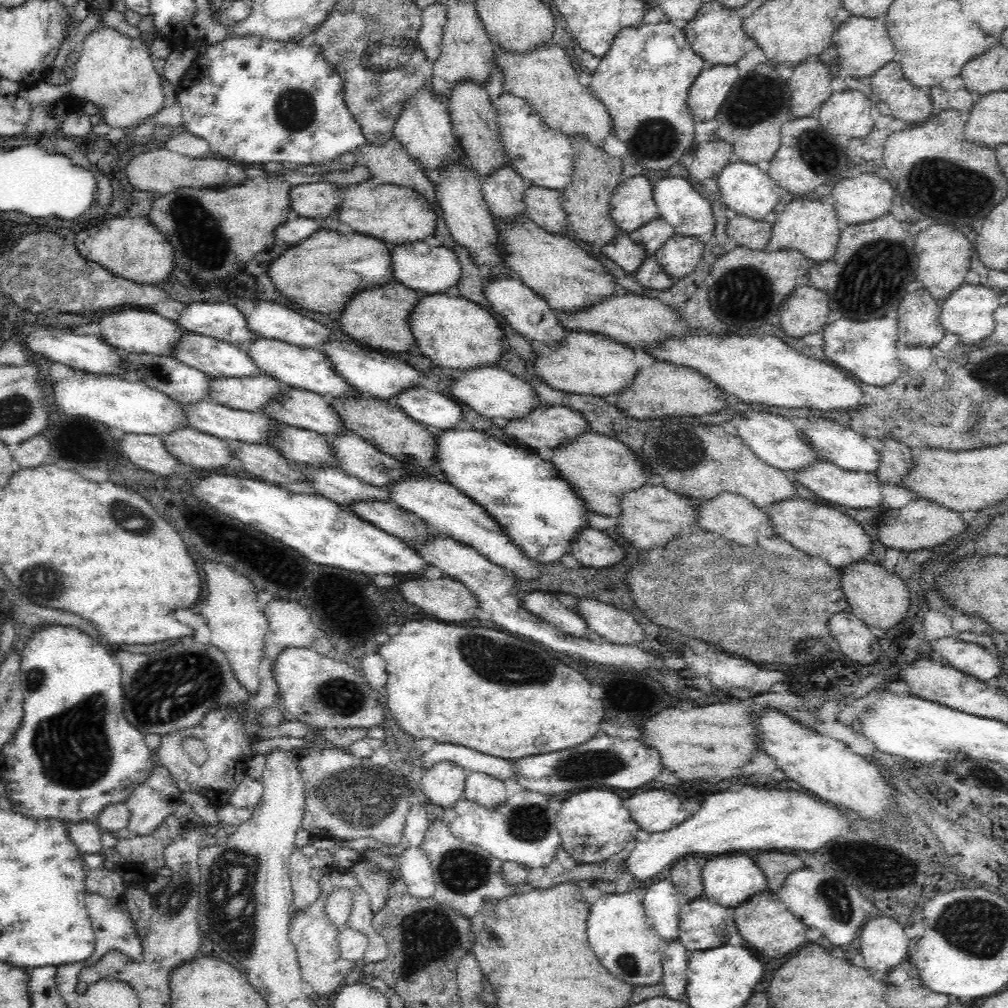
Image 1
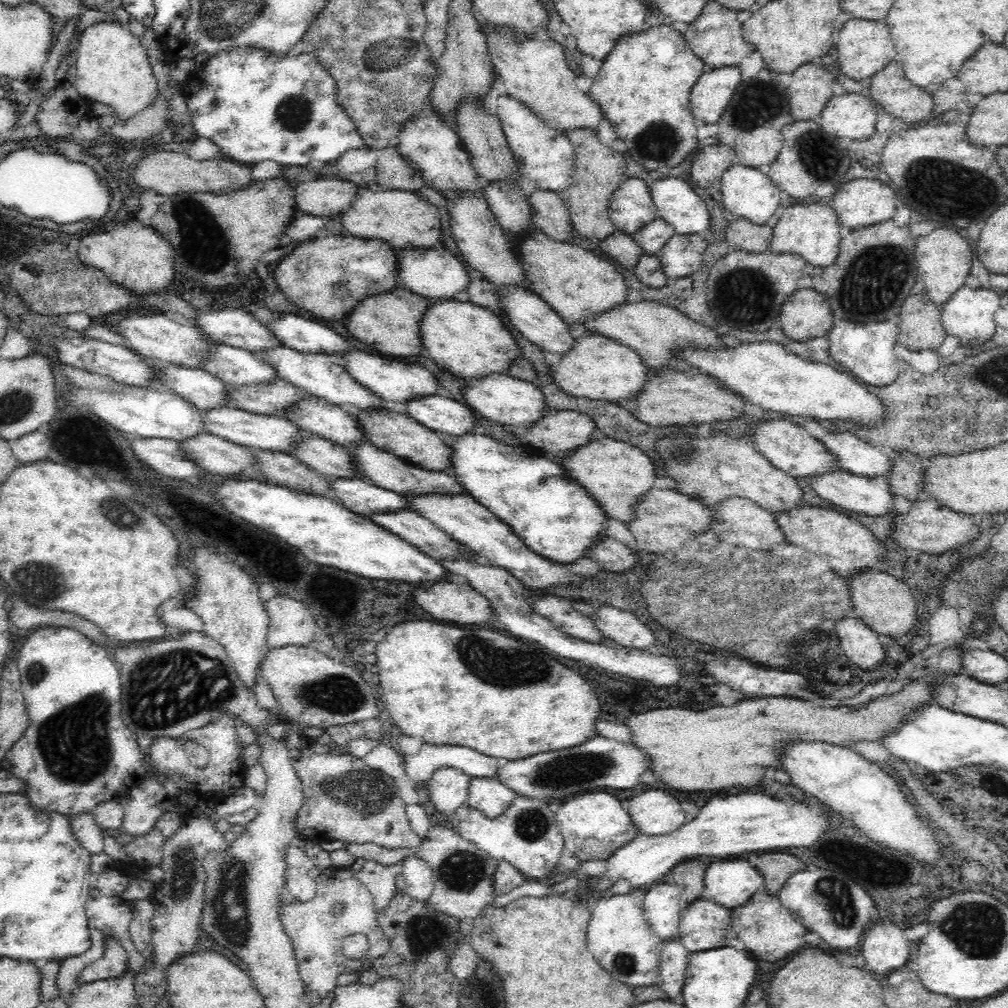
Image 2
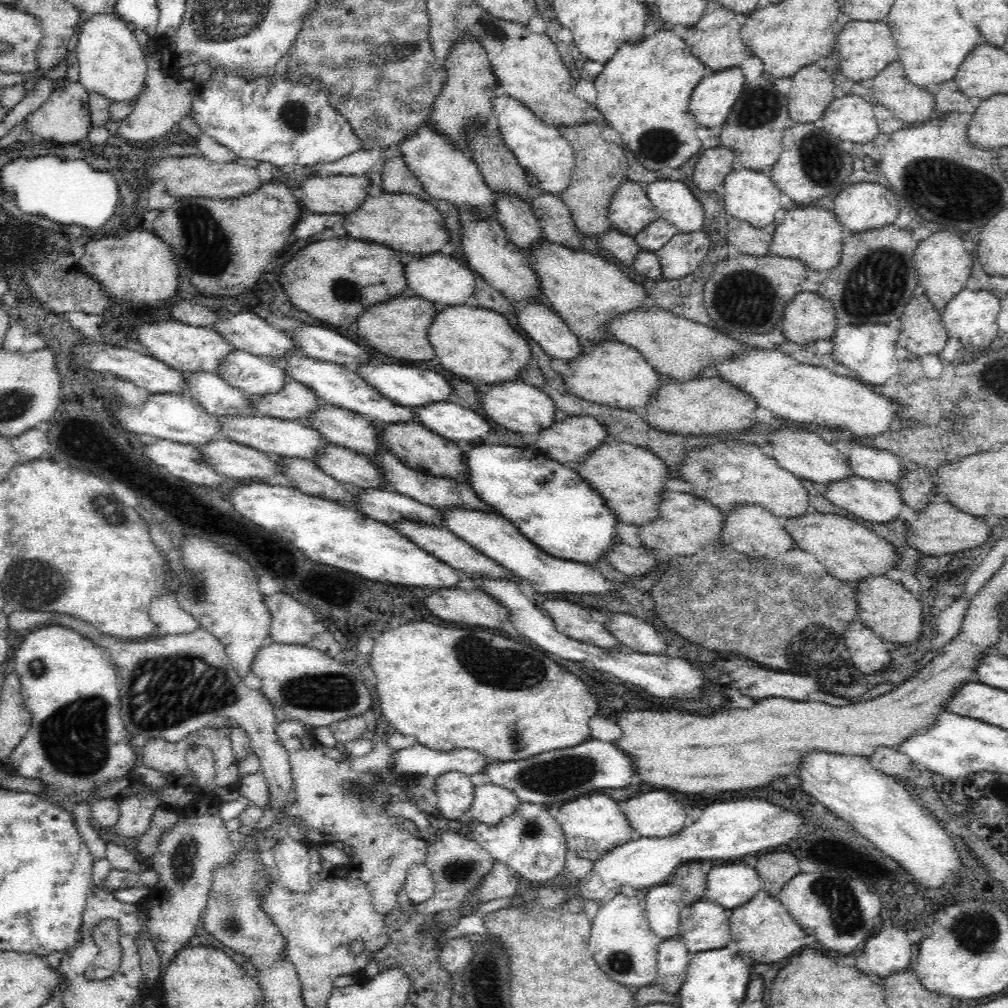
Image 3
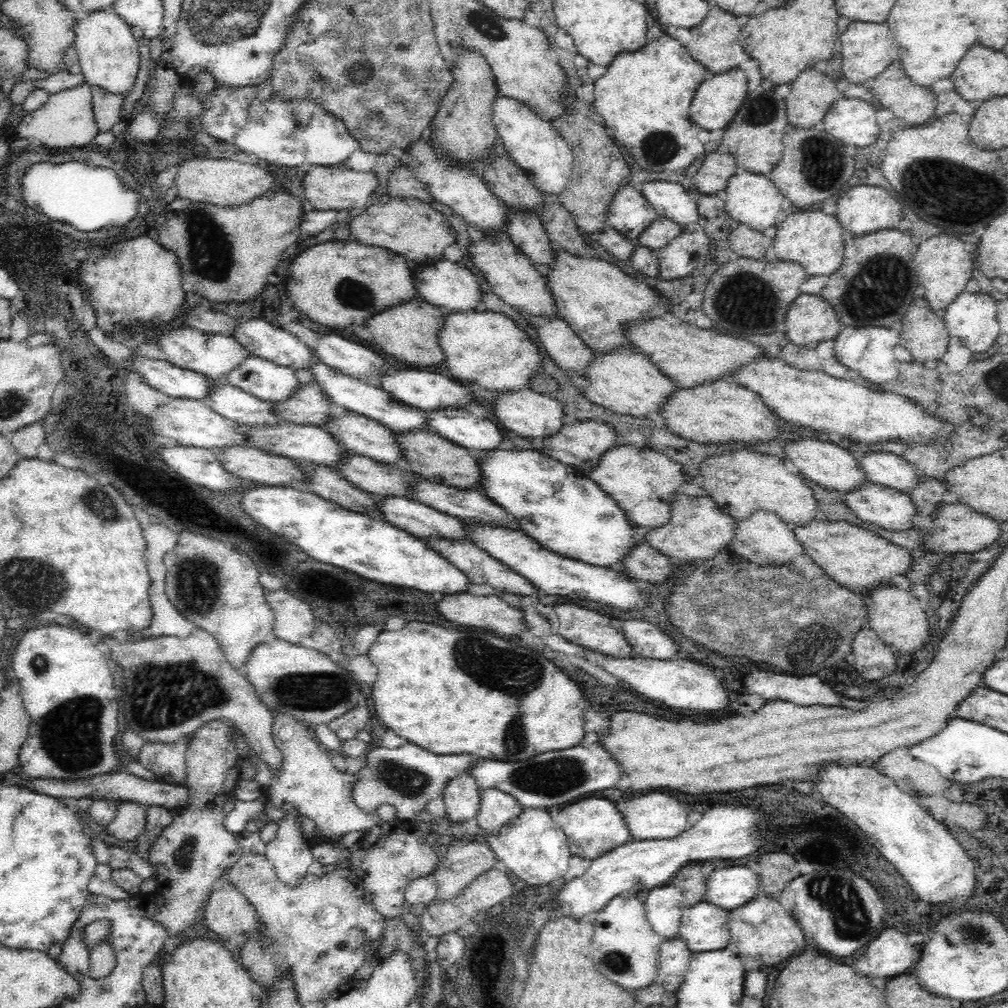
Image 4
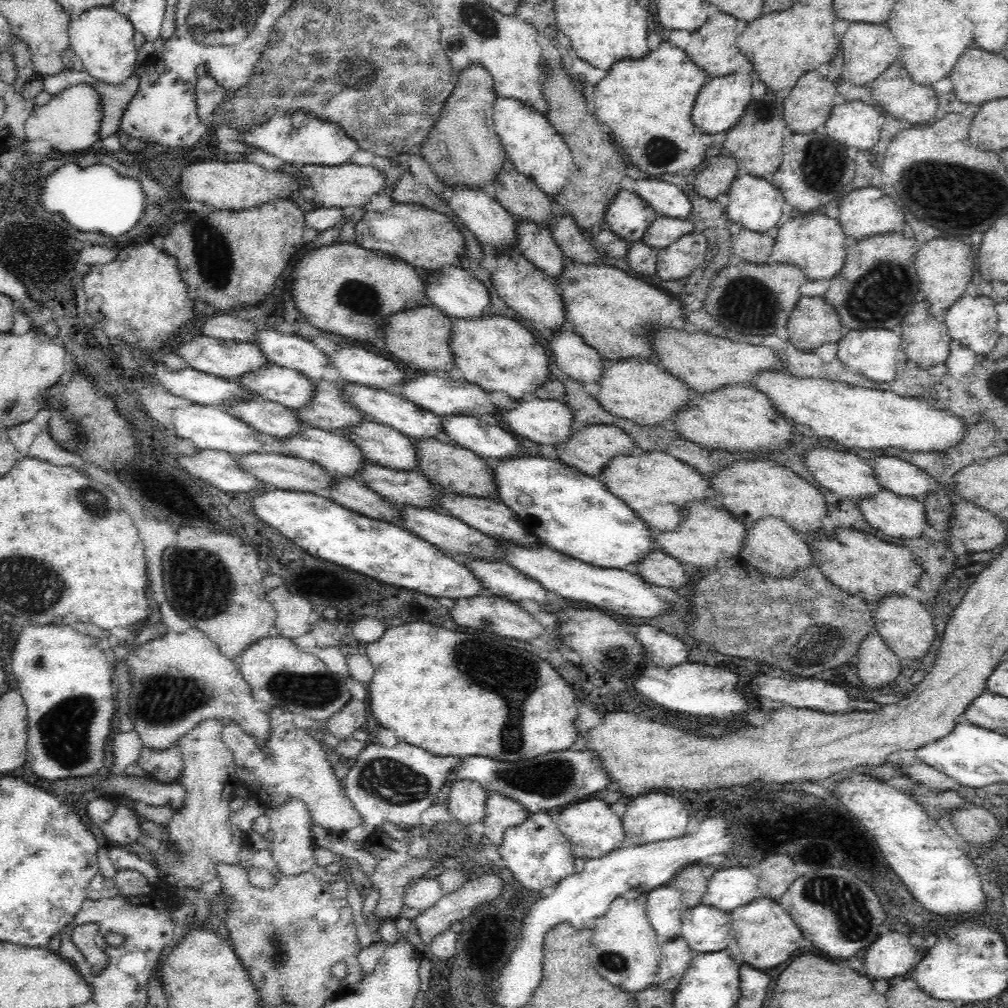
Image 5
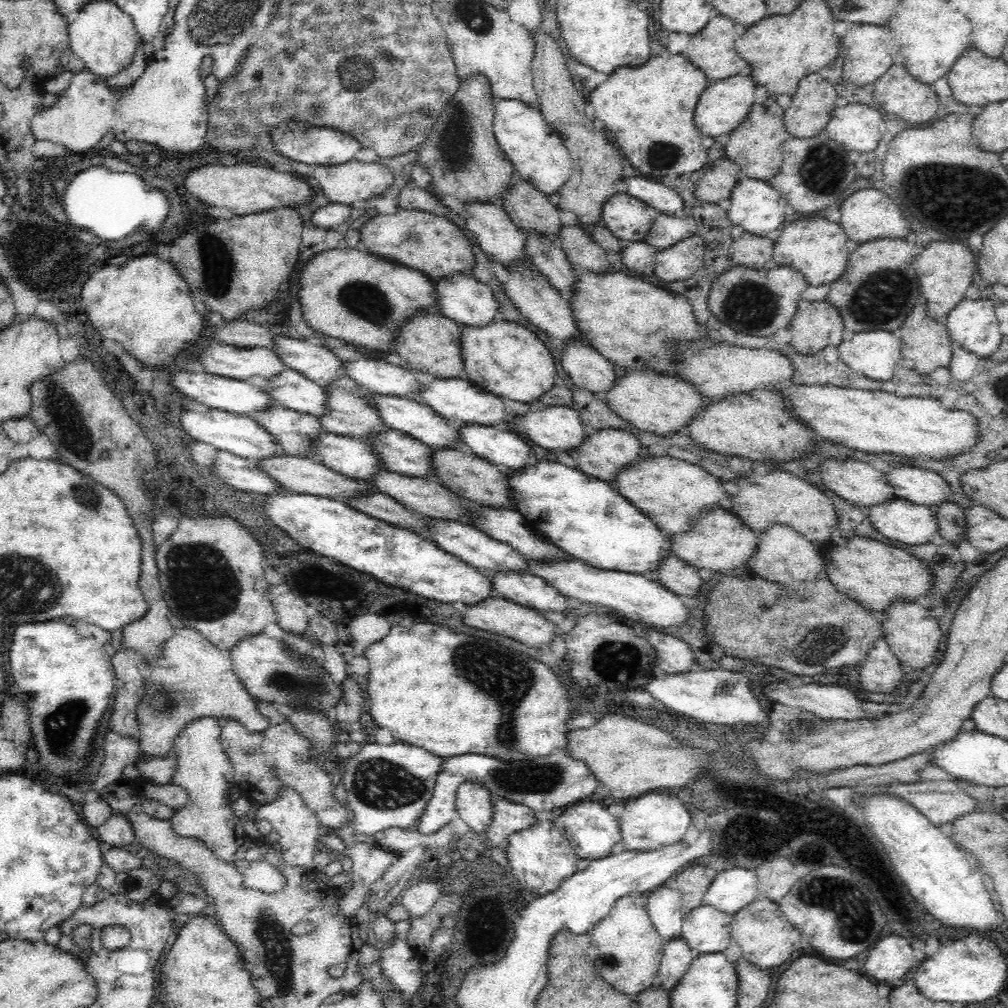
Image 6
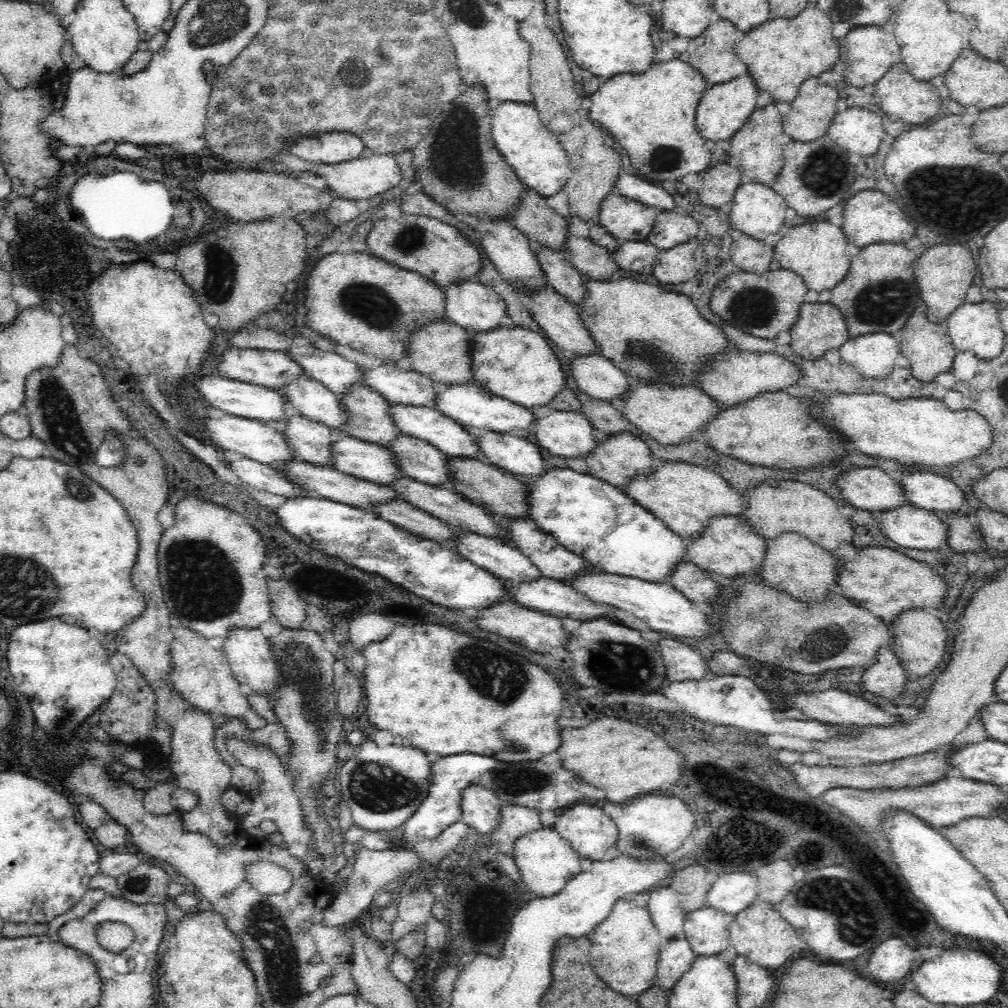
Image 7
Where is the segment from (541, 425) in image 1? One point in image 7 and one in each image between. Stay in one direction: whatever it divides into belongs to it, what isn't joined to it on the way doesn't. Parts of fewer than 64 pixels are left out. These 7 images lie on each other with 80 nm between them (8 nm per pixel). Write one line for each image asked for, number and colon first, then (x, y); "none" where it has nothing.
2: (560, 433)
3: (570, 441)
4: (581, 445)
5: (590, 450)
6: (603, 455)
7: (622, 457)

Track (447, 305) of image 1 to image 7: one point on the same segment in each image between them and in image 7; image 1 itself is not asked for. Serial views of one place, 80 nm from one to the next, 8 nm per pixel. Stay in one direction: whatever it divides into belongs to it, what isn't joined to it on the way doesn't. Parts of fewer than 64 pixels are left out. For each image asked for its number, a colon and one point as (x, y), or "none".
2: (470, 341)
3: (480, 346)
4: (489, 351)
5: (498, 354)
6: (508, 360)
7: (517, 364)

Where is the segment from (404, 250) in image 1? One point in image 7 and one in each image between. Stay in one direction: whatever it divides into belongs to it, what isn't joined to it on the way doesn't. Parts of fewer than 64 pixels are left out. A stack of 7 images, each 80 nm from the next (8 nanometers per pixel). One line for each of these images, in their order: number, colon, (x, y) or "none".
2: (434, 273)
3: (442, 279)
4: (444, 284)
5: (457, 293)
6: (470, 303)
7: (475, 307)

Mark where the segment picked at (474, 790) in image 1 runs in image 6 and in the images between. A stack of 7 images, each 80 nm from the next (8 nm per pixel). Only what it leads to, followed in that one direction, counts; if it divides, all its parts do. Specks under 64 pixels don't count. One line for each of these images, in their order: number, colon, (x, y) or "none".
2: (491, 798)
3: (491, 804)
4: (496, 808)
5: (502, 813)
6: (508, 818)

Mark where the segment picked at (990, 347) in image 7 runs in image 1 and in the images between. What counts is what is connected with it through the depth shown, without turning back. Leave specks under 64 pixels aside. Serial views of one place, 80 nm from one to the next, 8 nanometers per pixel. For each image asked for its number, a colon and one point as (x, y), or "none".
1: (968, 311)
2: (969, 314)
3: (971, 316)
4: (972, 317)
5: (972, 321)
6: (973, 325)

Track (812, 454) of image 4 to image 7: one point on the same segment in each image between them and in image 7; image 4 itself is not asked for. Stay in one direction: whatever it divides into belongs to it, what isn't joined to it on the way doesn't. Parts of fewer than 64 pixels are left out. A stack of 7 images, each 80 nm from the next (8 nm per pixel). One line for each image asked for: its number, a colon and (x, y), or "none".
5: (848, 476)
6: (861, 484)
7: (871, 489)

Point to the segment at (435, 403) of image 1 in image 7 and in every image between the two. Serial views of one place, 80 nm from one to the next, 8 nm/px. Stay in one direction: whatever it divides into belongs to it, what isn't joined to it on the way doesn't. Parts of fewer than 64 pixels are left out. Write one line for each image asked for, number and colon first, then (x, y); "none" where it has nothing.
2: (451, 419)
3: (460, 425)
4: (459, 426)
5: (487, 441)
6: (496, 446)
7: (522, 458)

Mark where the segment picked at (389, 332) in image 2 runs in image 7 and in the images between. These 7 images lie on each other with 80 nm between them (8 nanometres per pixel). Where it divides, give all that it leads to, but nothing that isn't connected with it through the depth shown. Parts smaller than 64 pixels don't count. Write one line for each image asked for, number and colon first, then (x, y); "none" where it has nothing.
3: (398, 328)
4: (410, 333)
5: (419, 338)
6: (430, 342)
7: (442, 350)

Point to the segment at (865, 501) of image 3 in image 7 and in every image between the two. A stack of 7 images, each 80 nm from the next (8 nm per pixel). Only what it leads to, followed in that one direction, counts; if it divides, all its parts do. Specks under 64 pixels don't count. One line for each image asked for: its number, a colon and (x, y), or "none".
4: (893, 511)
5: (900, 517)
6: (902, 521)
7: (913, 528)

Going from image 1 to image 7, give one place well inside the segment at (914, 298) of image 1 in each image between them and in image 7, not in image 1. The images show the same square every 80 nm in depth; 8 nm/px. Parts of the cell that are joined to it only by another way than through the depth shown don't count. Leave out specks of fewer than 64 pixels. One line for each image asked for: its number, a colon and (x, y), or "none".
2: (920, 325)
3: (923, 332)
4: (924, 334)
5: (925, 340)
6: (926, 341)
7: (927, 344)

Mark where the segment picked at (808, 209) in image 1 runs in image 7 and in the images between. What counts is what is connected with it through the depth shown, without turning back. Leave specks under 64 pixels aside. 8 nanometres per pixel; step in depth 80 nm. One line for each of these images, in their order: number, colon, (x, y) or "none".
2: (813, 232)
3: (814, 236)
4: (816, 241)
5: (815, 243)
6: (816, 247)
7: (817, 252)

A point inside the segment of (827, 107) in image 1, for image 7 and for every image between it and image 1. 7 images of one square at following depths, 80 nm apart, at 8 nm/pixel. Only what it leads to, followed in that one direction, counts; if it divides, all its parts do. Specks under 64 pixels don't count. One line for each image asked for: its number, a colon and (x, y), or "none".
2: (852, 116)
3: (851, 118)
4: (853, 121)
5: (855, 123)
6: (858, 127)
7: (859, 131)

